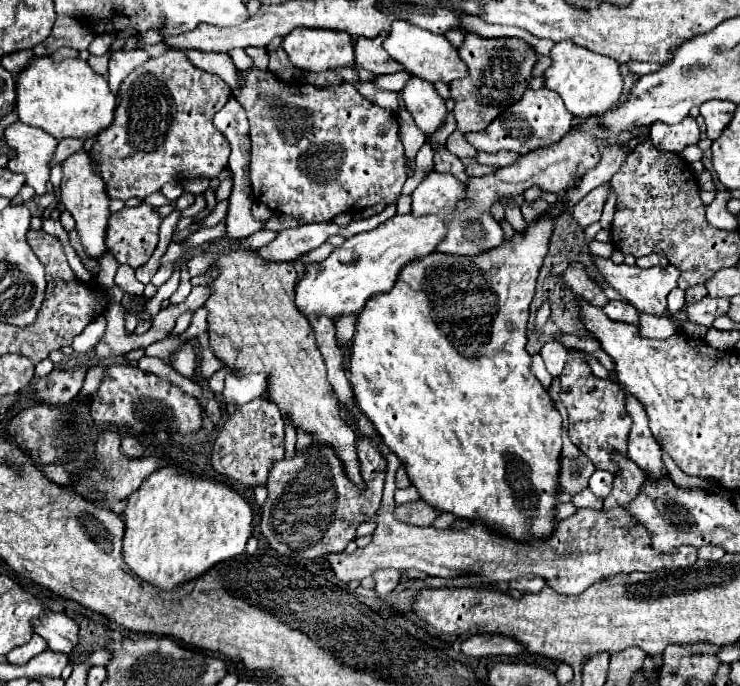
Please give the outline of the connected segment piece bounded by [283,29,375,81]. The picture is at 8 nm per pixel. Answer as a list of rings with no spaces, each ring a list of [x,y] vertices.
[[[297,29],[291,31],[285,39],[283,39],[283,49],[289,57],[289,63],[297,69],[303,71],[329,71],[329,69],[337,69],[337,67],[347,67],[357,71],[361,81],[373,81],[375,75],[363,67],[359,67],[355,63],[355,55],[353,55],[353,39],[349,39],[349,35],[341,35],[339,31],[325,31],[325,29]]]

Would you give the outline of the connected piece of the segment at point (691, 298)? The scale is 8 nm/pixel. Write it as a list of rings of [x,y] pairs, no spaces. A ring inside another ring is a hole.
[[[697,285],[697,287],[691,287],[691,289],[685,291],[685,301],[687,301],[687,303],[697,303],[697,301],[701,301],[703,297],[707,297],[705,285]]]

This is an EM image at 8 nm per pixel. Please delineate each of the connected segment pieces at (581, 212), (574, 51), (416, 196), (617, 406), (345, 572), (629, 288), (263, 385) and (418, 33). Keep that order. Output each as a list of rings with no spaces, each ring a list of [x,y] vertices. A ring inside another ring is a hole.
[[[607,185],[599,187],[599,189],[593,189],[593,193],[589,193],[585,199],[581,199],[581,203],[577,203],[573,207],[573,219],[581,227],[587,227],[587,225],[599,221],[607,197],[609,197],[609,187]]]
[[[569,41],[555,43],[555,47],[549,53],[551,67],[543,73],[545,87],[559,93],[559,97],[565,101],[565,107],[575,117],[587,117],[609,111],[623,91],[623,79],[619,75],[619,63],[611,57],[601,57],[593,51],[587,51],[583,47],[577,47]]]
[[[429,173],[419,187],[413,191],[413,215],[449,215],[453,207],[457,207],[457,199],[461,199],[461,187],[453,175],[437,175]]]
[[[577,351],[567,357],[561,381],[561,401],[569,413],[569,439],[577,445],[595,465],[595,469],[609,471],[611,475],[619,475],[621,467],[613,461],[613,453],[621,453],[627,457],[627,437],[631,431],[631,417],[625,409],[625,395],[619,391],[617,383],[609,383],[591,373],[589,363]]]
[[[311,315],[307,317],[311,323],[311,329],[315,333],[317,347],[323,355],[323,361],[327,365],[329,383],[335,389],[341,403],[345,403],[355,417],[359,431],[365,431],[363,435],[373,439],[383,457],[387,459],[387,479],[385,479],[385,491],[383,501],[377,511],[377,531],[373,535],[373,541],[365,549],[357,549],[355,553],[331,553],[327,555],[329,565],[333,567],[335,575],[349,583],[353,579],[365,579],[373,575],[373,571],[379,569],[419,569],[429,573],[431,577],[445,577],[455,587],[473,587],[477,579],[497,579],[497,581],[511,581],[519,575],[541,575],[551,589],[565,595],[579,595],[587,587],[619,575],[619,573],[635,573],[635,571],[659,571],[659,569],[681,569],[689,567],[697,561],[697,549],[695,547],[677,547],[677,551],[661,553],[651,547],[651,535],[649,531],[639,525],[629,511],[617,507],[609,511],[593,511],[593,509],[579,509],[573,517],[563,519],[557,525],[557,531],[545,539],[545,541],[529,541],[529,543],[513,543],[505,535],[497,535],[495,531],[489,531],[483,523],[473,523],[467,529],[435,529],[435,527],[409,527],[403,523],[397,523],[393,519],[393,493],[395,493],[395,471],[399,469],[401,461],[397,455],[393,455],[381,441],[381,437],[375,433],[373,425],[367,421],[367,417],[359,411],[353,399],[353,391],[347,379],[347,371],[343,367],[343,351],[335,343],[335,327],[329,317],[323,315]]]
[[[597,257],[597,267],[601,275],[609,281],[611,287],[615,287],[631,305],[635,305],[641,313],[651,313],[655,317],[661,317],[661,313],[667,309],[667,295],[677,287],[677,279],[681,275],[679,267],[667,265],[667,267],[651,267],[651,269],[641,269],[637,265],[615,265],[611,259]]]
[[[227,373],[223,397],[227,403],[243,405],[243,403],[253,401],[261,393],[267,393],[267,387],[269,387],[269,381],[267,381],[267,375],[263,375],[263,373],[245,375],[245,377],[237,377],[233,373]]]
[[[401,21],[393,23],[391,33],[385,39],[383,47],[409,73],[413,71],[413,75],[417,75],[417,77],[421,77],[423,81],[429,81],[429,83],[437,83],[437,81],[451,83],[455,79],[463,79],[467,75],[467,67],[461,61],[459,51],[447,41],[447,37],[433,35],[431,31],[425,31],[421,27],[413,27],[411,23],[401,23]]]

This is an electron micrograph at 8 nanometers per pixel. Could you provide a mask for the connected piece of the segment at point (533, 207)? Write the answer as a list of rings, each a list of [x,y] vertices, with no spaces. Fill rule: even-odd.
[[[537,199],[537,201],[533,201],[533,203],[523,203],[523,207],[521,207],[521,213],[523,213],[523,217],[525,217],[525,221],[527,223],[533,223],[533,221],[537,221],[541,215],[545,215],[549,211],[549,203],[547,201],[543,201],[543,199]]]

